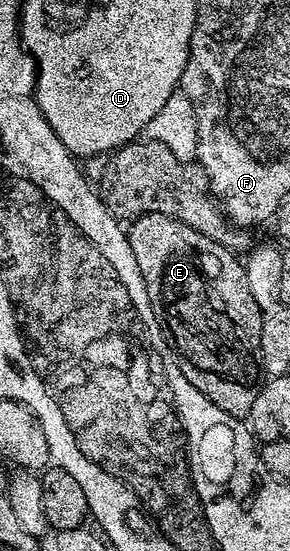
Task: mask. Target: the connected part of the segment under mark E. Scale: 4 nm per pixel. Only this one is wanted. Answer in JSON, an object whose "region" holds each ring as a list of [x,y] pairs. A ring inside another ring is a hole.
{"region":[[[145,213],[143,217],[133,218],[128,225],[128,236],[152,311],[178,358],[184,379],[188,379],[196,391],[212,399],[220,411],[228,411],[228,415],[239,419],[245,418],[252,411],[252,403],[256,403],[256,395],[264,381],[262,363],[258,359],[264,311],[256,299],[252,299],[252,291],[248,291],[245,264],[234,258],[233,248],[208,239],[208,235],[202,235],[188,223],[168,215]]]}

